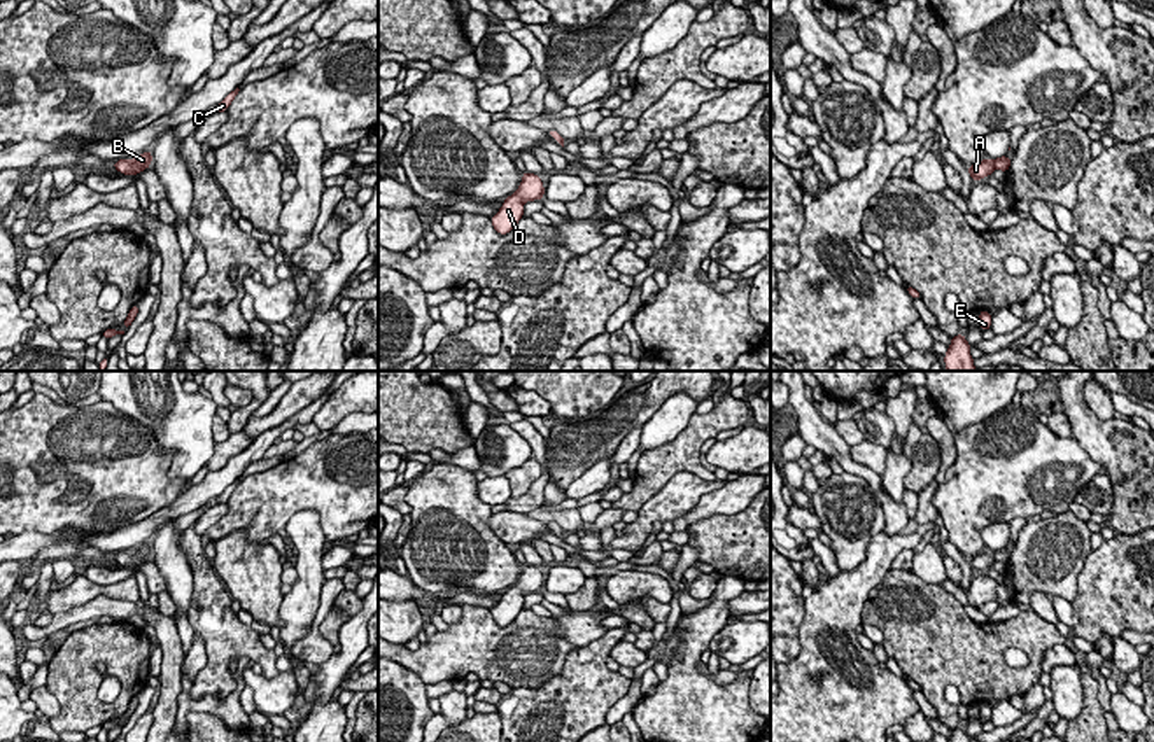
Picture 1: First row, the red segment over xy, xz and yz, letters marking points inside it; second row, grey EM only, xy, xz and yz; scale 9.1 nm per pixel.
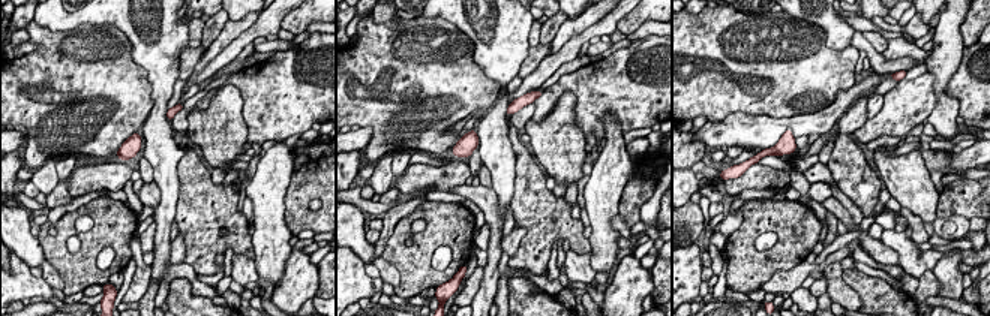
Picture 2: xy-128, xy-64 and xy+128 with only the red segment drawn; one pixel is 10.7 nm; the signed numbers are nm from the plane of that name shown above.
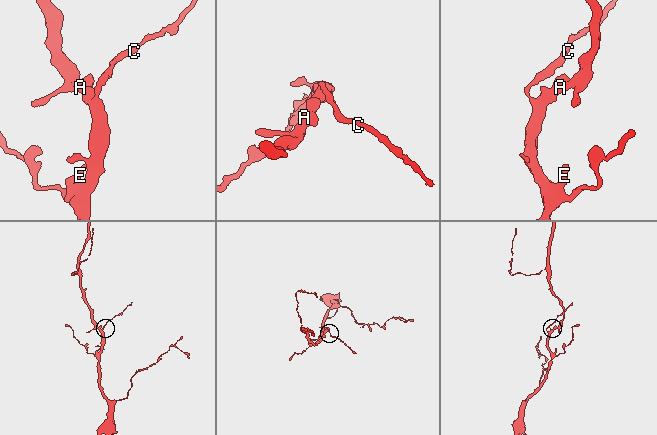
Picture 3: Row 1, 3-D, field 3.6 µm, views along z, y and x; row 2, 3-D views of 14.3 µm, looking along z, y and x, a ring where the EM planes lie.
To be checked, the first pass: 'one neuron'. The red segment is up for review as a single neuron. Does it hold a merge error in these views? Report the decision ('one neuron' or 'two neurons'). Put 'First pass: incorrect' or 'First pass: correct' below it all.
one neuron
First pass: correct

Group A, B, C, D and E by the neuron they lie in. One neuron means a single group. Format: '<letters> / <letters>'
A B C D E

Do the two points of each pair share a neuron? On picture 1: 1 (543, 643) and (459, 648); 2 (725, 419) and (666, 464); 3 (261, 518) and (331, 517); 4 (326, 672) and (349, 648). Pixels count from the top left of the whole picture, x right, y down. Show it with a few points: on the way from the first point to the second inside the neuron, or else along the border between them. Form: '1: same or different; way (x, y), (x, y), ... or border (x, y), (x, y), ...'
1: same; way (522, 648), (480, 648)
2: same; way (711, 424), (703, 427), (680, 450)
3: same; way (279, 501), (314, 501)
4: same; way (333, 667), (345, 655)

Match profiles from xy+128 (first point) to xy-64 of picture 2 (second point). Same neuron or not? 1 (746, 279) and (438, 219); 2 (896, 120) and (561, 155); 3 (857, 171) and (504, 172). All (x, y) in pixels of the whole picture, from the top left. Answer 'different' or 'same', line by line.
1: same
2: different
3: different

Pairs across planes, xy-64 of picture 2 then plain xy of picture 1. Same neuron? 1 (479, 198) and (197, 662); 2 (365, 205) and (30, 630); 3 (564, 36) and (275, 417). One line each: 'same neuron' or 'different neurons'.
1: different neurons
2: same neuron
3: same neuron

